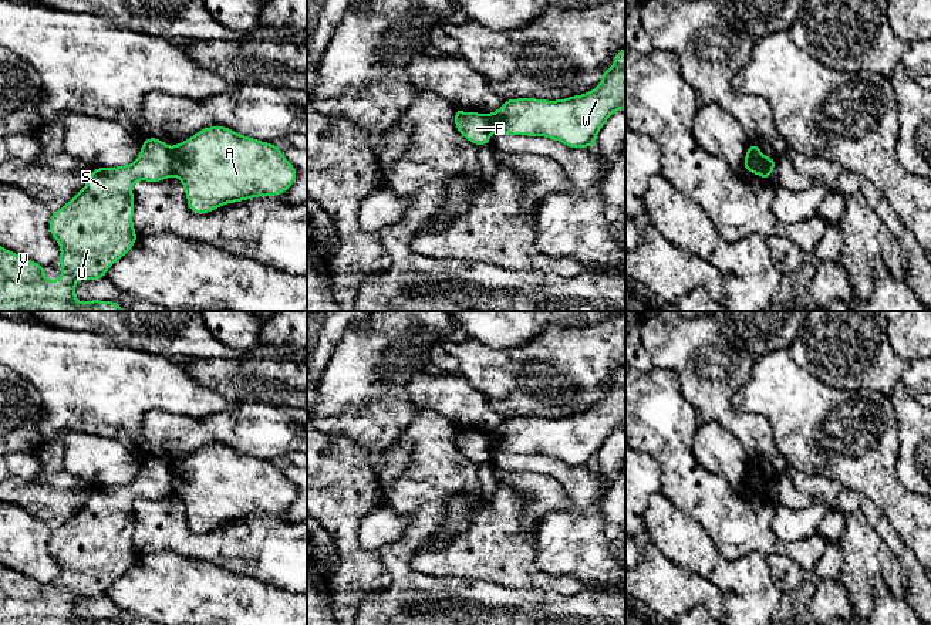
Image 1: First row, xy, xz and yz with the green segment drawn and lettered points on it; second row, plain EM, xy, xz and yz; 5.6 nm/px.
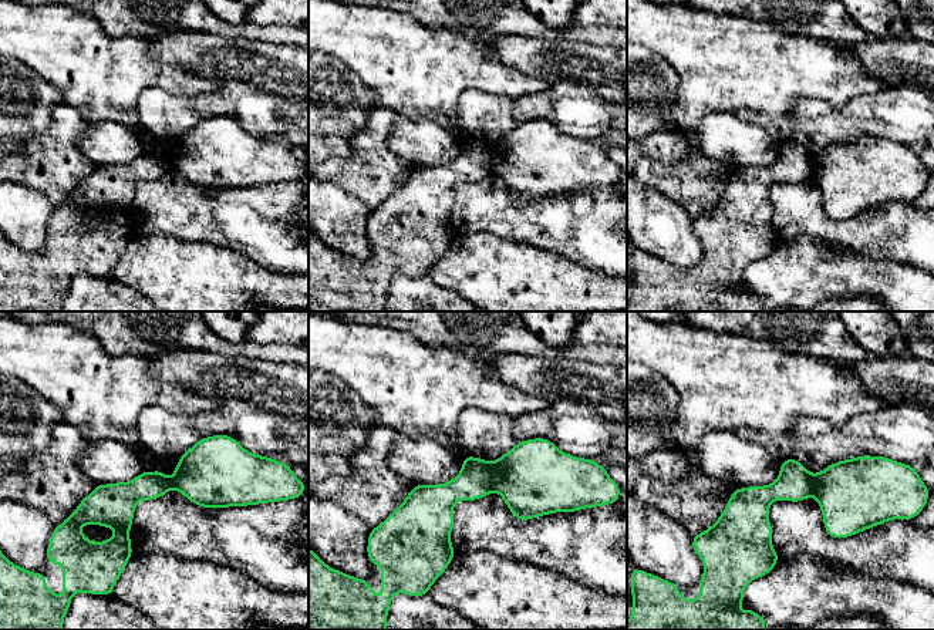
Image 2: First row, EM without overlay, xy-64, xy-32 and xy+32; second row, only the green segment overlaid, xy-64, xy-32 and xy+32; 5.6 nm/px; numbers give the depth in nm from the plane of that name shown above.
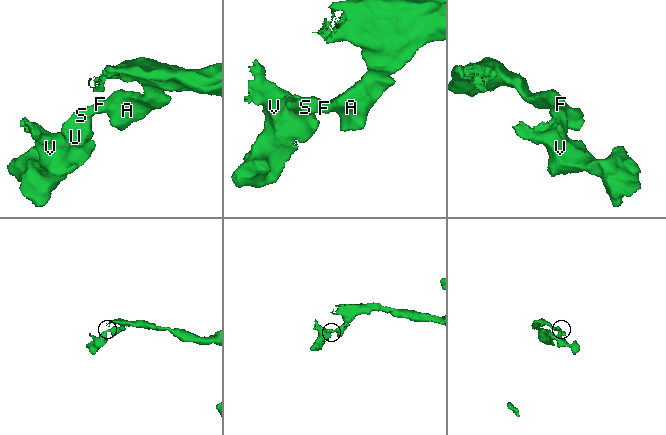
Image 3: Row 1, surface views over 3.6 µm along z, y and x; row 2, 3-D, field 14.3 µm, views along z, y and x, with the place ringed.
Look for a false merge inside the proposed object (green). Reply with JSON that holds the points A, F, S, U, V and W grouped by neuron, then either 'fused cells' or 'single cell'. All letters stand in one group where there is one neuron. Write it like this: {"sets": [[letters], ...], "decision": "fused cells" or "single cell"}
{"sets": [["A", "W"], ["F", "S", "U", "V"]], "decision": "fused cells"}

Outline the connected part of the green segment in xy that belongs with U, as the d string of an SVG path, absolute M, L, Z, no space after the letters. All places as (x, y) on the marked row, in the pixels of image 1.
M151 136L142 142L142 149L132 163L95 168L78 195L50 217L50 233L61 249L60 280L47 280L45 266L0 246L0 311L124 311L115 301L80 303L75 297L75 284L80 278L105 277L111 264L124 257L136 243L138 236L132 223L132 186L138 180L161 182L171 176L173 176L172 148Z

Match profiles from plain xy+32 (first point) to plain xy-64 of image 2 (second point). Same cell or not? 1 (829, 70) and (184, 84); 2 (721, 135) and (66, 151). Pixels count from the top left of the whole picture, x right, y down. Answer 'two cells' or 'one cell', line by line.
1: one cell
2: two cells

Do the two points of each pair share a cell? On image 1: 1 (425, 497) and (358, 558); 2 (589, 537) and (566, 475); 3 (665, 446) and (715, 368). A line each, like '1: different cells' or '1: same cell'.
1: different cells
2: same cell
3: different cells

